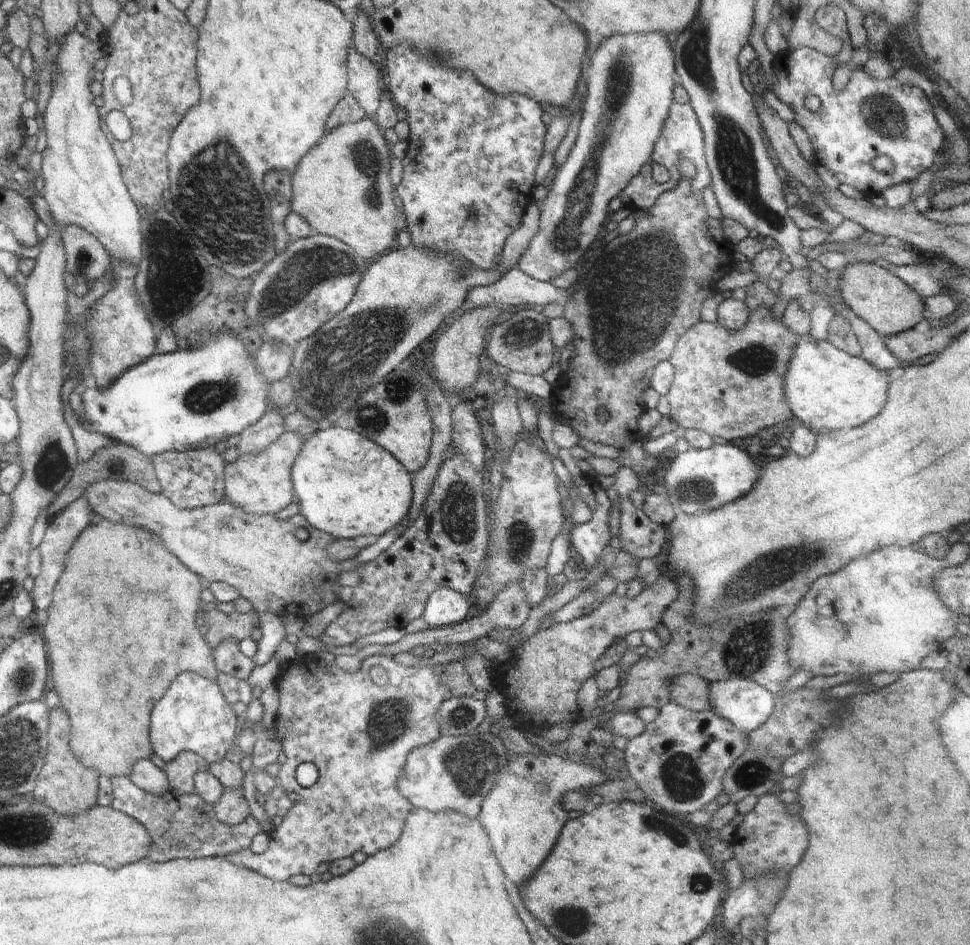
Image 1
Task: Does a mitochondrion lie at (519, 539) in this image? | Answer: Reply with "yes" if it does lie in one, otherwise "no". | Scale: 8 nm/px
yes

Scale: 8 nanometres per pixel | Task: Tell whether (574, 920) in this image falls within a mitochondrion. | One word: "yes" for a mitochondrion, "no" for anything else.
yes

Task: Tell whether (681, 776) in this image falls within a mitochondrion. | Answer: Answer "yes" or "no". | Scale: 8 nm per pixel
yes

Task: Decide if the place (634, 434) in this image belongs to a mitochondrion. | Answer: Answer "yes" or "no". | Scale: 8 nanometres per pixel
no

